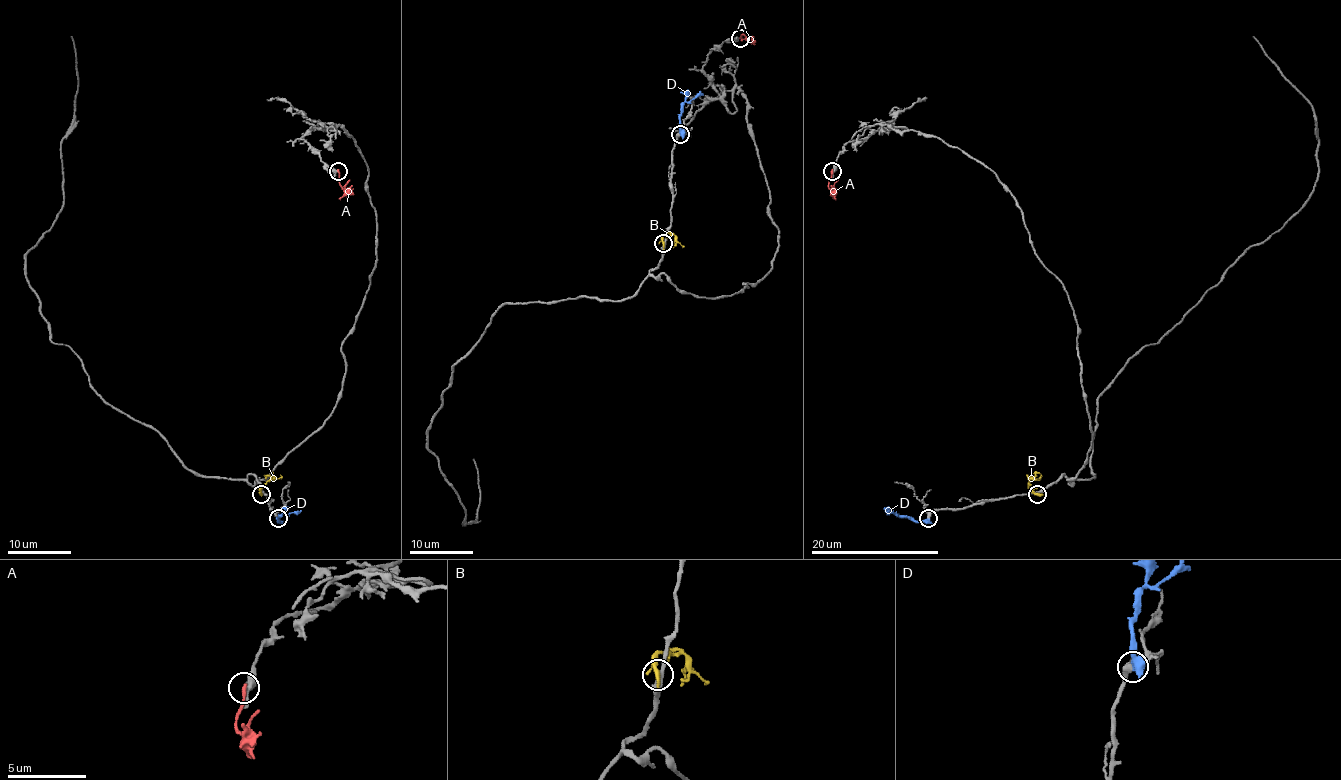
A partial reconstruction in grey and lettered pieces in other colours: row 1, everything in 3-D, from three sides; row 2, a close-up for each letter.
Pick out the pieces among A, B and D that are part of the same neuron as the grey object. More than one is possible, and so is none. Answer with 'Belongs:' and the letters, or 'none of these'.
Belongs: D

